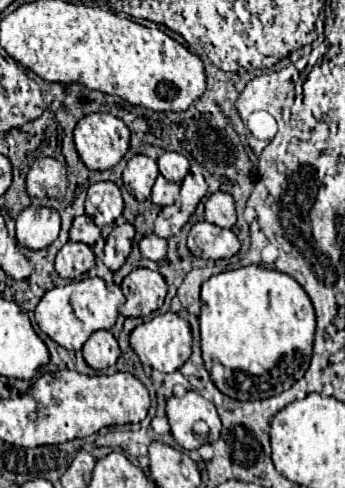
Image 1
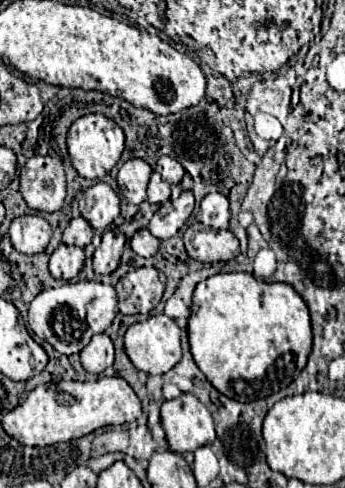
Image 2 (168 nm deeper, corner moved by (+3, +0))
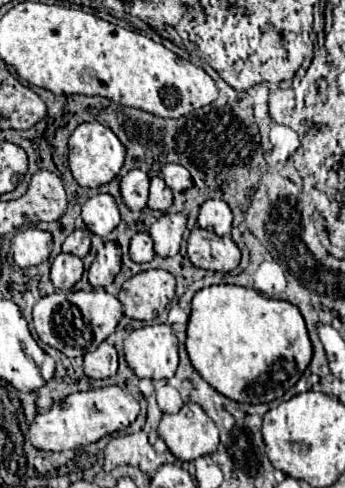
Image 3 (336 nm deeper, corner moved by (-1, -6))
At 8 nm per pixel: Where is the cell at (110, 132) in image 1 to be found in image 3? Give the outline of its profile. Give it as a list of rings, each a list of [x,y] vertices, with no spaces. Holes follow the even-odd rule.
[[[99,121],[81,123],[69,137],[69,169],[81,187],[95,189],[109,183],[123,167],[123,159],[125,159],[123,143],[107,125]]]

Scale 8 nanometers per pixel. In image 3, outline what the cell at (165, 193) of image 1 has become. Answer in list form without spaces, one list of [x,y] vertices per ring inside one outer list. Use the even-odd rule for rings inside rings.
[[[161,177],[151,179],[151,193],[149,193],[149,207],[157,211],[167,211],[173,205],[173,193],[165,185]]]

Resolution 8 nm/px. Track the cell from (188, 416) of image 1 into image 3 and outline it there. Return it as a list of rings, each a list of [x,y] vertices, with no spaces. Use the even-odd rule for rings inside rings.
[[[185,403],[179,413],[163,415],[159,437],[179,461],[195,461],[201,455],[211,455],[219,445],[219,431],[211,417],[197,405]]]

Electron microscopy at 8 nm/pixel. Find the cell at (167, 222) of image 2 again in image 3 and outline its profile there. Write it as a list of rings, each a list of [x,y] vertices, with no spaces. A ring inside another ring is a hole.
[[[165,213],[163,217],[159,217],[149,229],[155,243],[155,253],[161,257],[177,255],[181,237],[185,233],[185,225],[187,225],[185,213]]]

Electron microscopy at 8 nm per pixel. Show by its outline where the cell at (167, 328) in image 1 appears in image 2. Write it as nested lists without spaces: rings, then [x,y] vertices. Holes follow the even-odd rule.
[[[153,315],[145,321],[131,325],[123,337],[125,353],[135,365],[137,371],[145,371],[149,375],[163,375],[181,359],[181,343],[179,343],[179,327],[167,315]]]

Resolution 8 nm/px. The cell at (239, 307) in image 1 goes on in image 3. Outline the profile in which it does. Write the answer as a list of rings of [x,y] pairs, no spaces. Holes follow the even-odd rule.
[[[225,283],[211,285],[195,293],[185,347],[193,367],[213,389],[237,403],[249,405],[271,403],[275,399],[281,399],[299,381],[313,355],[313,345],[303,315],[291,301],[271,299],[251,287]]]

